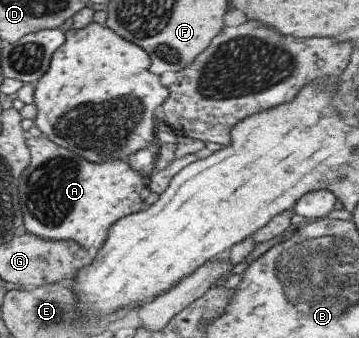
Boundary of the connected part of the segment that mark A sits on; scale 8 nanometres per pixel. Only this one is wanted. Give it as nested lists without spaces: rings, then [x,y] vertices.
[[[28,137],[25,139],[30,159],[17,179],[17,193],[23,226],[25,230],[50,241],[74,240],[77,246],[95,252],[101,248],[101,243],[107,231],[117,220],[141,211],[141,205],[147,192],[146,179],[141,173],[133,170],[125,160],[109,159],[103,164],[93,164],[51,142],[47,137]]]

